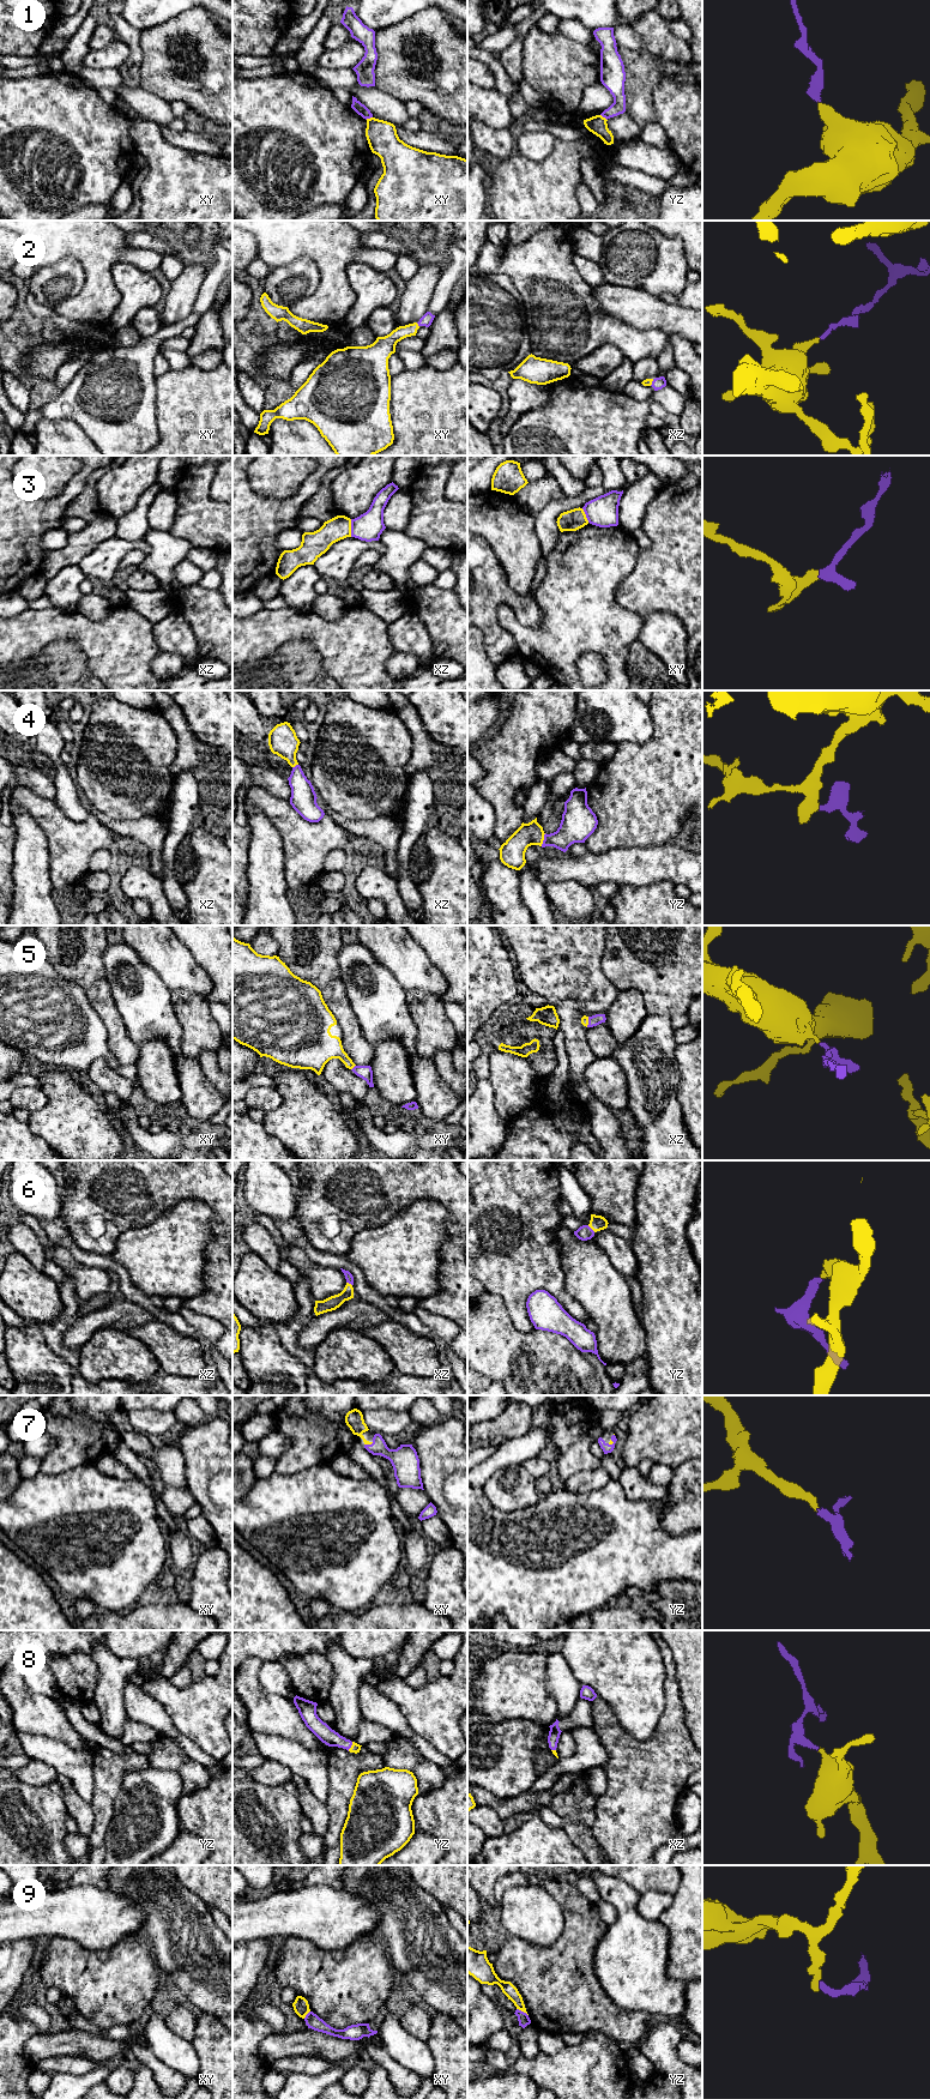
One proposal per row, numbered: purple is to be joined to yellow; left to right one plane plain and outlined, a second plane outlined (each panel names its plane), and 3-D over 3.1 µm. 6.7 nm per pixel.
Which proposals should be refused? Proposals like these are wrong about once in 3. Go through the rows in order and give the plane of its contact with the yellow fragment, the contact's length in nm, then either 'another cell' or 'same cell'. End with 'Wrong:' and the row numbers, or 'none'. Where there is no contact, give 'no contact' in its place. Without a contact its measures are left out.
1: yz | 60 nm | another cell
2: xy | 40 nm | same cell
3: xz | 120 nm | another cell
4: yz | 90 nm | same cell
5: xy | 50 nm | same cell
6: yz | 70 nm | same cell
7: xy | 70 nm | same cell
8: yz | 70 nm | same cell
9: yz | 90 nm | another cell
Wrong: 1, 3, 9

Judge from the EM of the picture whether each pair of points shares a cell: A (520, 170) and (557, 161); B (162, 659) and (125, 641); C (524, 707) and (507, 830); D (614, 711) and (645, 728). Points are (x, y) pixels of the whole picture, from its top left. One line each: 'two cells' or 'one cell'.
A: one cell
B: two cells
C: one cell
D: one cell

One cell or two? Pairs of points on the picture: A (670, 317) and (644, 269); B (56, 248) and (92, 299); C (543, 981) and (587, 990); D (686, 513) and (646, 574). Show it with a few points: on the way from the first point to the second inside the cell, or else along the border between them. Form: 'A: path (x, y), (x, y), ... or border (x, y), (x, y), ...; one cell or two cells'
A: border (633, 288), (646, 290), (660, 297); two cells
B: path (73, 248), (92, 266), (92, 282); one cell
C: path (554, 981), (577, 981); one cell
D: path (686, 529), (686, 535), (662, 559); one cell

